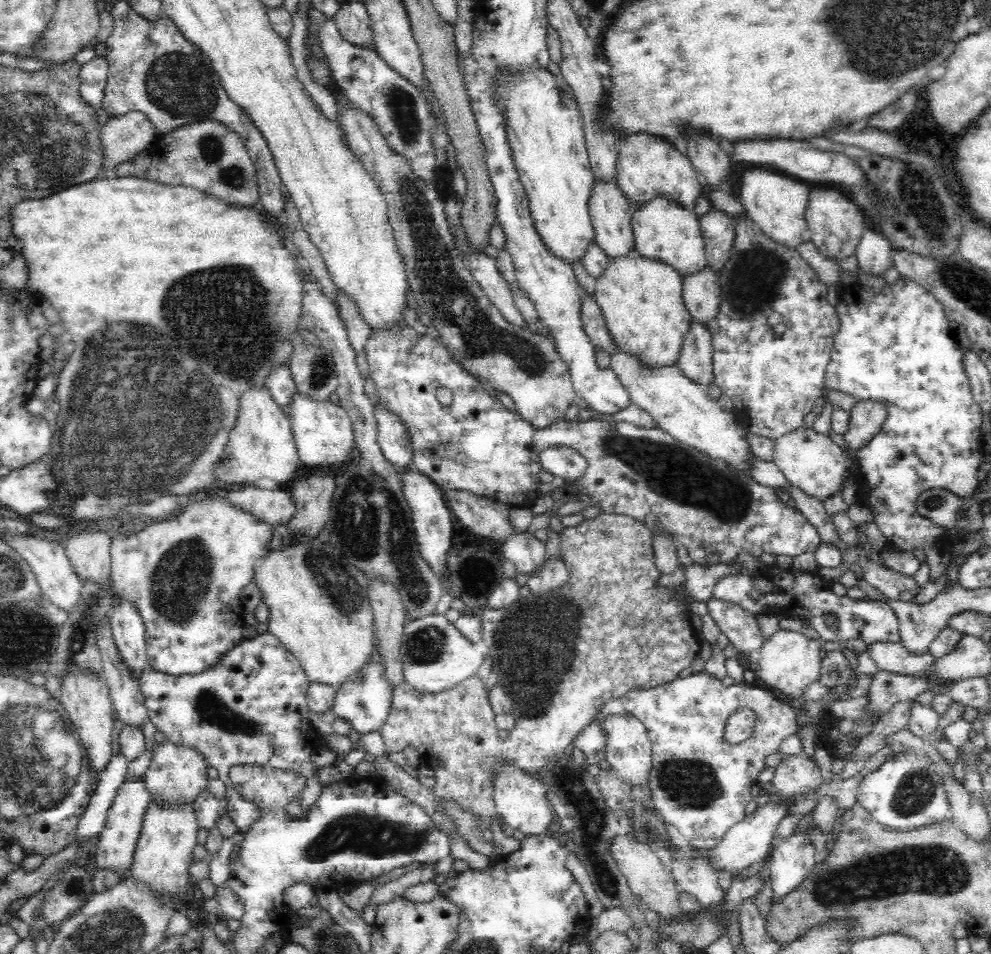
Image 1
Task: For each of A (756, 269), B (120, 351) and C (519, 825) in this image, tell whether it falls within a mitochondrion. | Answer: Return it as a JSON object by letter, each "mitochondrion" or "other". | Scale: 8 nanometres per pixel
{"A":"mitochondrion","B":"mitochondrion","C":"other"}

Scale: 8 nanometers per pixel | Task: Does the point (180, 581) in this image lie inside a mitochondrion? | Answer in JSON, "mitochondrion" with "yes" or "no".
{"mitochondrion":"yes"}

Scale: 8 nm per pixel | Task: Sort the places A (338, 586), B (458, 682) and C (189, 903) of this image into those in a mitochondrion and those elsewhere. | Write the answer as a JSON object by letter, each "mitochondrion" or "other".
{"A":"mitochondrion","B":"other","C":"other"}

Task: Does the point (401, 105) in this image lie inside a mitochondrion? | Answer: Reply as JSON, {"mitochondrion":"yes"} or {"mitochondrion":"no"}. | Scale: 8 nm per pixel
{"mitochondrion":"yes"}

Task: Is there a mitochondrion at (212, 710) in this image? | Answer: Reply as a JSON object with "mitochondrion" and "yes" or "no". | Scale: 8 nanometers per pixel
{"mitochondrion":"yes"}

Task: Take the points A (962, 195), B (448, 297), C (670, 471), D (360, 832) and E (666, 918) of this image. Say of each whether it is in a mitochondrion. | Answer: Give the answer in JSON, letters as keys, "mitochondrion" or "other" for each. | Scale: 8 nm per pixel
{"A":"other","B":"mitochondrion","C":"mitochondrion","D":"mitochondrion","E":"other"}

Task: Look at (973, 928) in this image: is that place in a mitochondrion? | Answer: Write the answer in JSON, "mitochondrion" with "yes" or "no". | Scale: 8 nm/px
{"mitochondrion":"no"}

